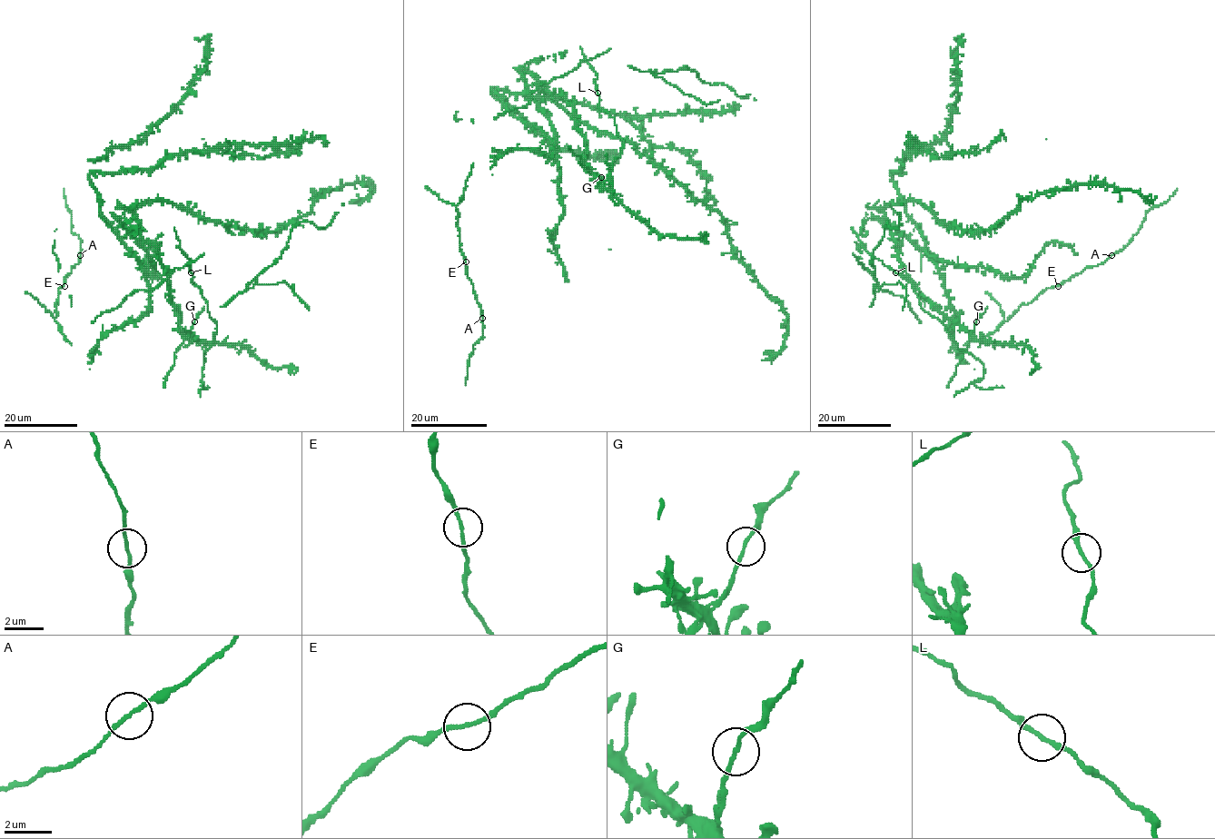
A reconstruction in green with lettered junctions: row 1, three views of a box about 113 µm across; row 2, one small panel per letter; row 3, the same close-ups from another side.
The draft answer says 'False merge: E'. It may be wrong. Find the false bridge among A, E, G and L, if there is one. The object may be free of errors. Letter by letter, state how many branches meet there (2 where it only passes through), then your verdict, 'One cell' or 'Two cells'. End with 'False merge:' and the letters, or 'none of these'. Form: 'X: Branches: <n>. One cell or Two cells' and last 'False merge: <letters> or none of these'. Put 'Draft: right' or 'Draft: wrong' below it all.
A: Branches: 2. One cell
E: Branches: 2. One cell
G: Branches: 2. One cell
L: Branches: 2. One cell
False merge: none of these
Draft: wrong

